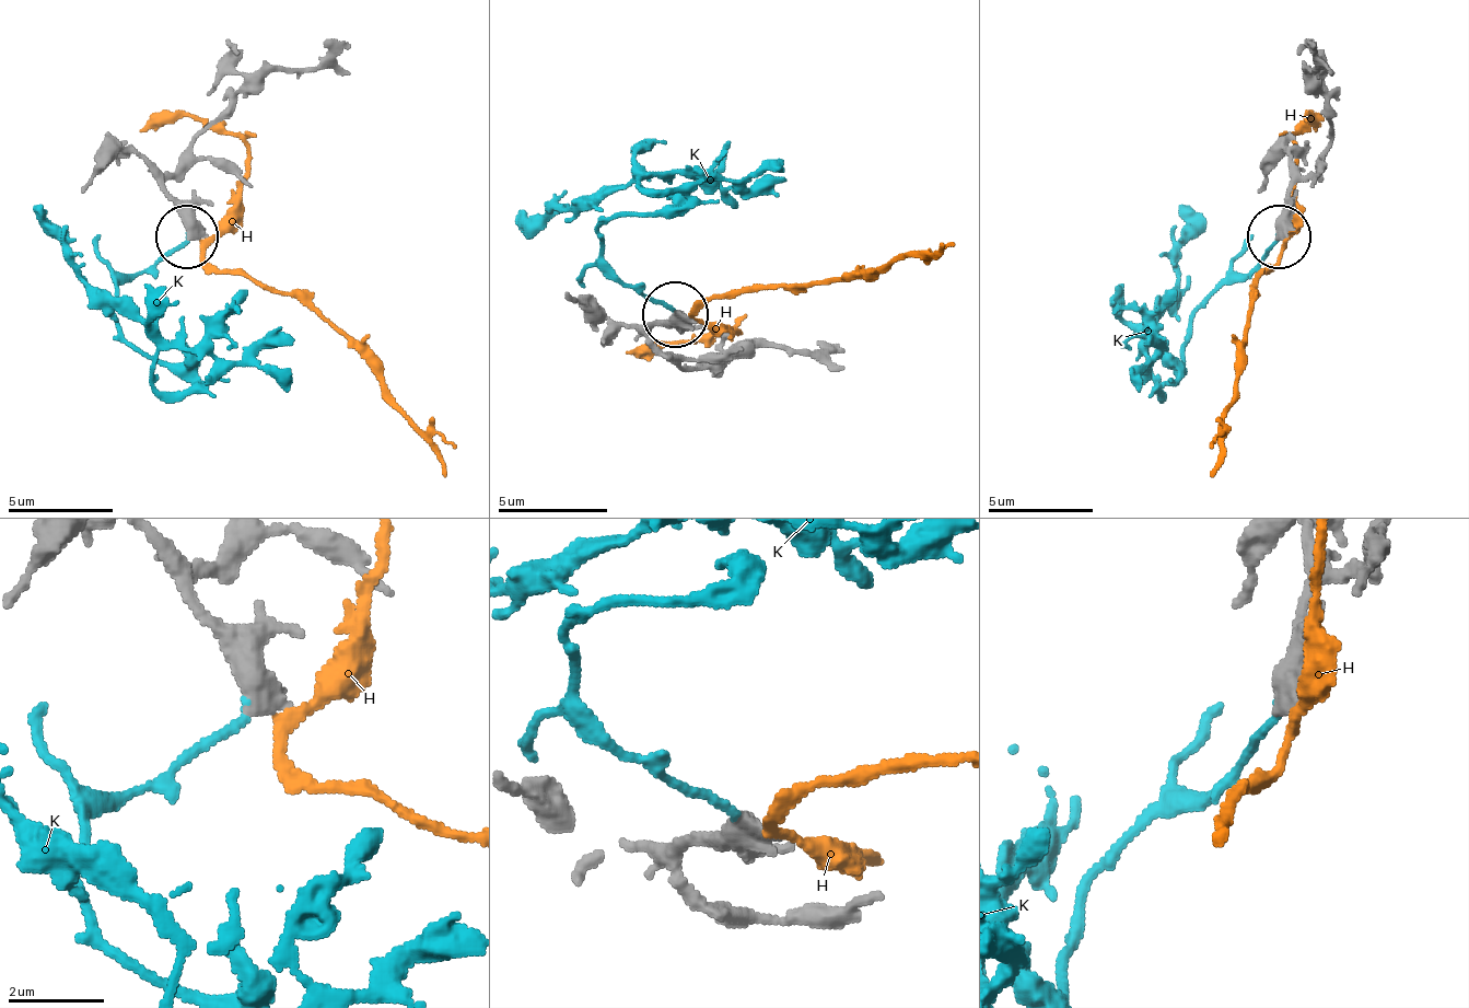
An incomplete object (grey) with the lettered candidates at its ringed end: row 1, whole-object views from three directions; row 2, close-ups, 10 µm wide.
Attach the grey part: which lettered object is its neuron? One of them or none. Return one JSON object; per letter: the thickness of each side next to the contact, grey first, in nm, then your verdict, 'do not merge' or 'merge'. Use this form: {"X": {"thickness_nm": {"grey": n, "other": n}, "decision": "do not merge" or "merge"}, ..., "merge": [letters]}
{"H": {"thickness_nm": {"grey": 500, "other": 200}, "decision": "do not merge"}, "K": {"thickness_nm": {"grey": 600, "other": 130}, "decision": "merge"}, "merge": ["K"]}

